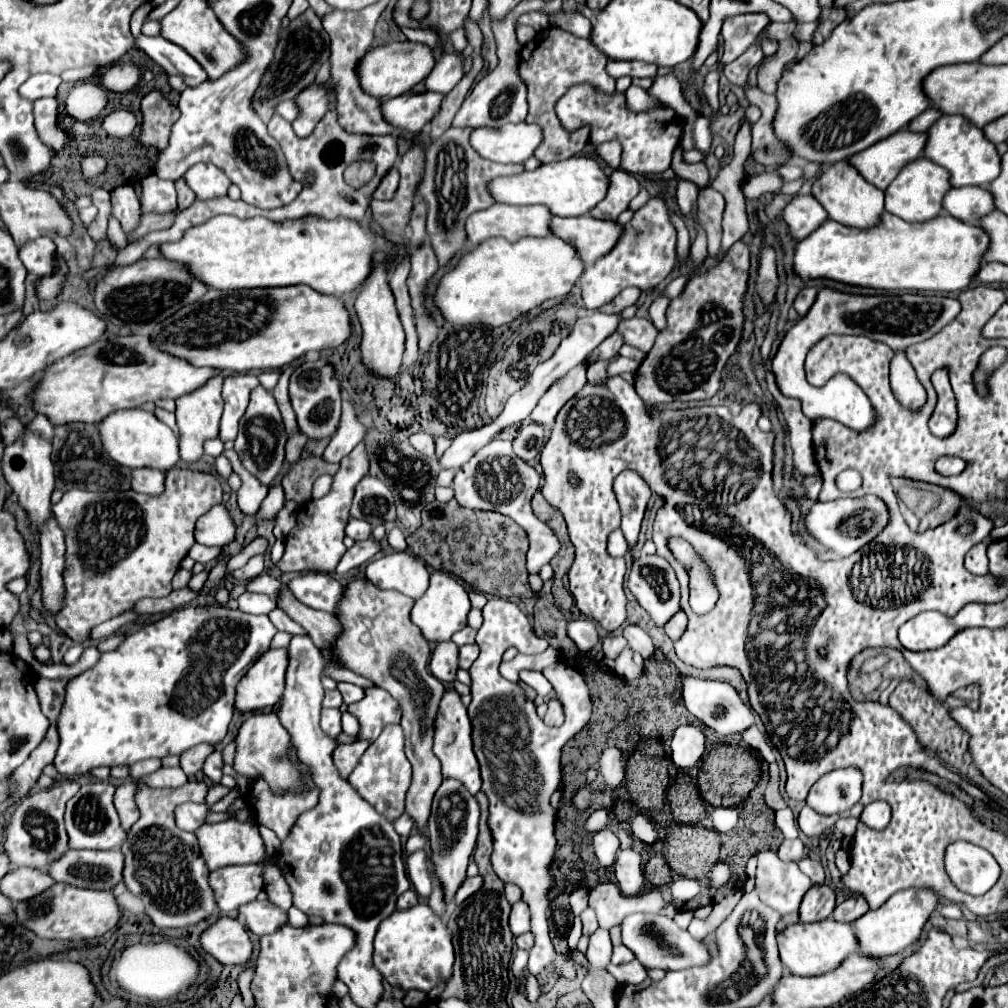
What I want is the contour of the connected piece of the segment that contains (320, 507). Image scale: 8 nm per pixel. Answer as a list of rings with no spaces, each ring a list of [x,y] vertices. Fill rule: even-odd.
[[[357,444],[355,450],[341,460],[339,472],[333,476],[333,486],[331,492],[319,500],[307,502],[297,516],[297,526],[289,532],[285,540],[285,554],[279,560],[277,568],[281,572],[333,572],[341,556],[345,554],[345,544],[343,544],[343,528],[349,520],[349,510],[351,510],[351,500],[353,500],[353,490],[357,482],[367,474],[369,470],[369,460],[363,444]]]

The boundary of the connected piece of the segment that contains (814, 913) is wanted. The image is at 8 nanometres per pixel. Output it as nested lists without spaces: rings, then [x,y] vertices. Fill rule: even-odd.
[[[827,884],[811,886],[801,902],[799,914],[803,922],[819,922],[831,916],[835,908],[835,892]]]

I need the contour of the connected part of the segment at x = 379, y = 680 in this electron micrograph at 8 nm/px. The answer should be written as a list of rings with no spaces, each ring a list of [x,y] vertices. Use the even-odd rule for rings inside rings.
[[[355,580],[345,588],[345,596],[339,604],[339,622],[343,626],[343,636],[335,642],[335,658],[341,660],[353,672],[373,680],[379,688],[385,688],[401,706],[403,718],[401,728],[405,732],[405,754],[413,766],[413,782],[407,790],[405,808],[407,814],[419,828],[419,834],[427,838],[425,852],[431,856],[429,836],[427,836],[427,816],[431,816],[431,802],[441,786],[443,774],[439,758],[433,754],[435,736],[435,716],[439,710],[439,700],[443,698],[445,686],[435,680],[429,672],[429,644],[421,636],[419,628],[411,622],[409,612],[413,600],[399,592],[379,590],[369,580]]]

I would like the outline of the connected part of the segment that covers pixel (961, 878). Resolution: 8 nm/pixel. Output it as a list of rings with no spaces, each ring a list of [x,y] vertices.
[[[955,842],[945,852],[945,872],[957,890],[985,894],[997,882],[1001,868],[987,850],[971,842]]]

